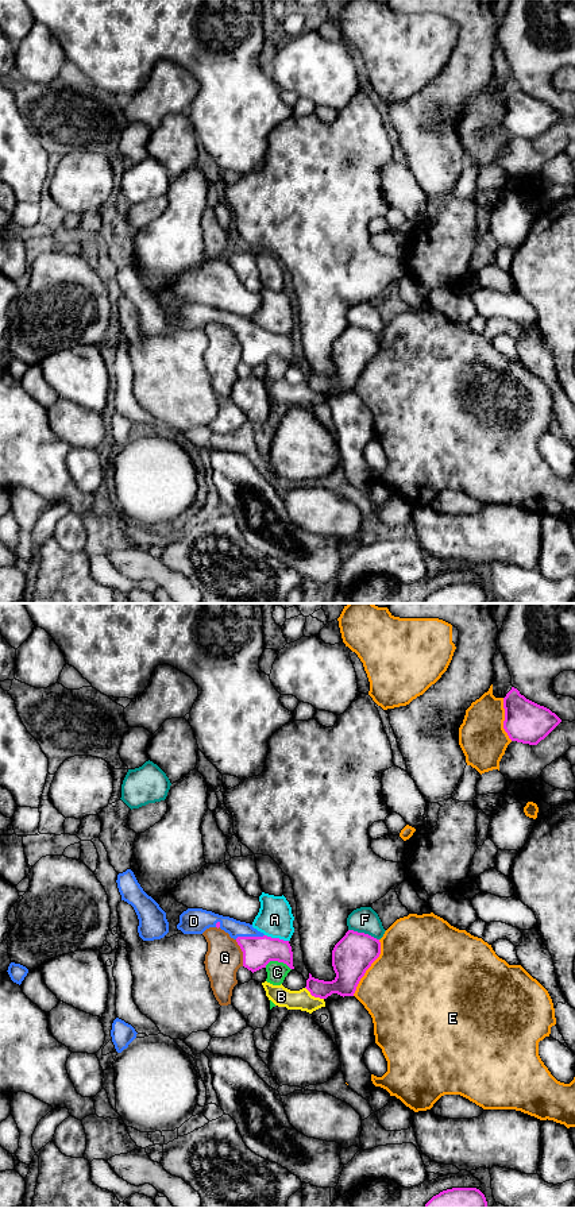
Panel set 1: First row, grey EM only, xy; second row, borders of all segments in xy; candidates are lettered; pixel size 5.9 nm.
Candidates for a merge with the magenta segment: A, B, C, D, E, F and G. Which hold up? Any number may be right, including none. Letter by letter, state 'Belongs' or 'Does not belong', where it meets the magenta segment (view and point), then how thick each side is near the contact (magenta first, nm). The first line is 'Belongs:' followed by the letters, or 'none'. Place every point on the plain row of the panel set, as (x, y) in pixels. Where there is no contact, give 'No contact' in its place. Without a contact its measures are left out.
Belongs: D
A: Does not belong. Touches magenta at xy (277, 334). Thickness 180 nm (magenta) against 220 nm
B: Does not belong. Touches magenta at xy (313, 390). Thickness 160 nm (magenta) against 120 nm
C: Does not belong. Touches magenta at xy (278, 357). Thickness 180 nm (magenta) against 120 nm
D: Belongs. Touches magenta at xy (249, 332). Thickness 180 nm (magenta) against 100 nm
E: Does not belong. Touches magenta at xy (369, 362). Thickness 240 nm (magenta) against 500 nm
F: Does not belong. Touches magenta at xy (363, 328). Thickness 240 nm (magenta) against 160 nm
G: Does not belong. Touches magenta at xy (243, 348). Thickness 180 nm (magenta) against 220 nm

